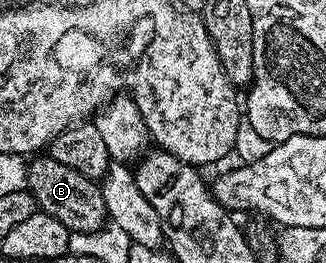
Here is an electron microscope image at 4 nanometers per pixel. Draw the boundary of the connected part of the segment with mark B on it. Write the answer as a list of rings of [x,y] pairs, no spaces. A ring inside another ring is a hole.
[[[43,153],[26,164],[26,190],[35,201],[40,212],[67,227],[68,232],[98,231],[104,226],[105,212],[100,188],[82,172],[69,165],[63,165],[49,154]],[[40,158],[40,159],[39,159]],[[32,162],[32,163],[31,163]]]

